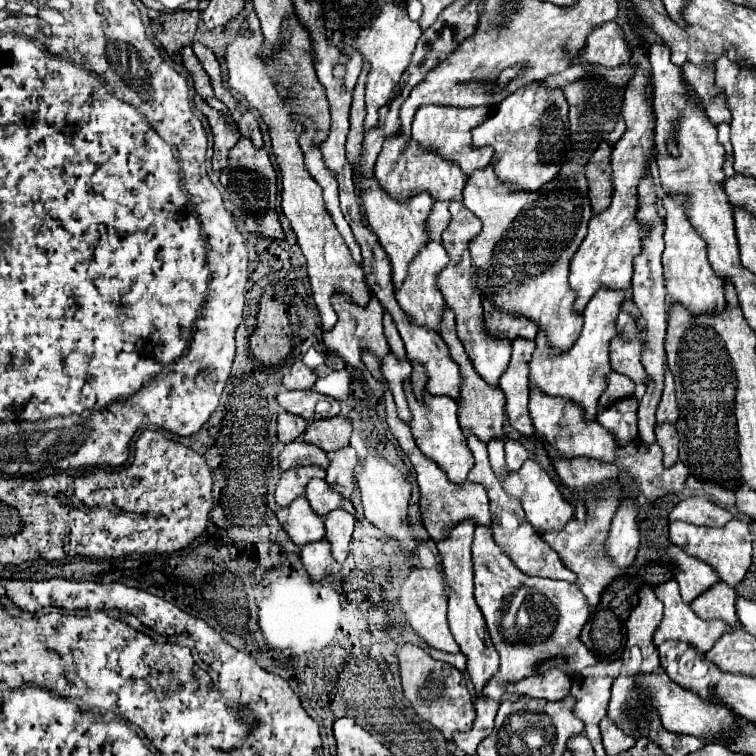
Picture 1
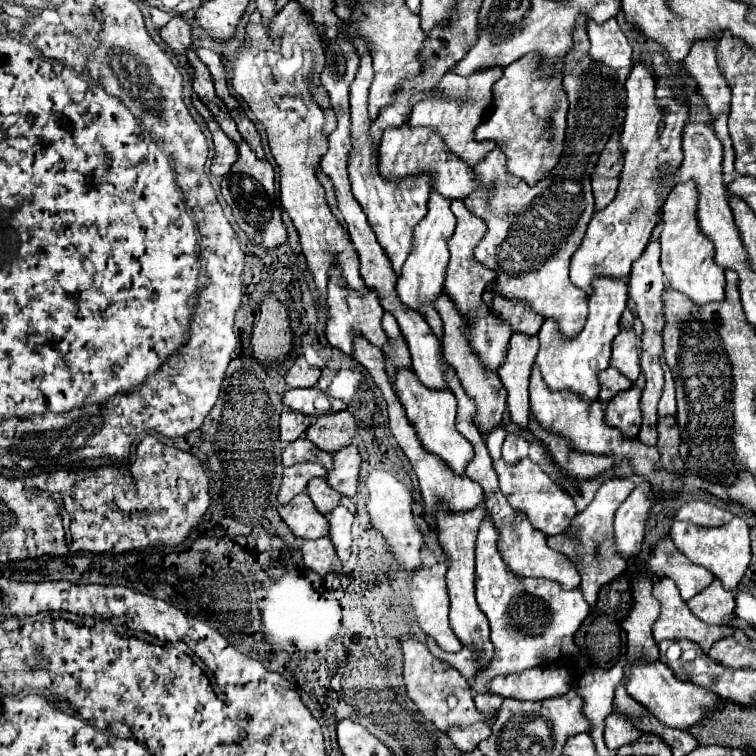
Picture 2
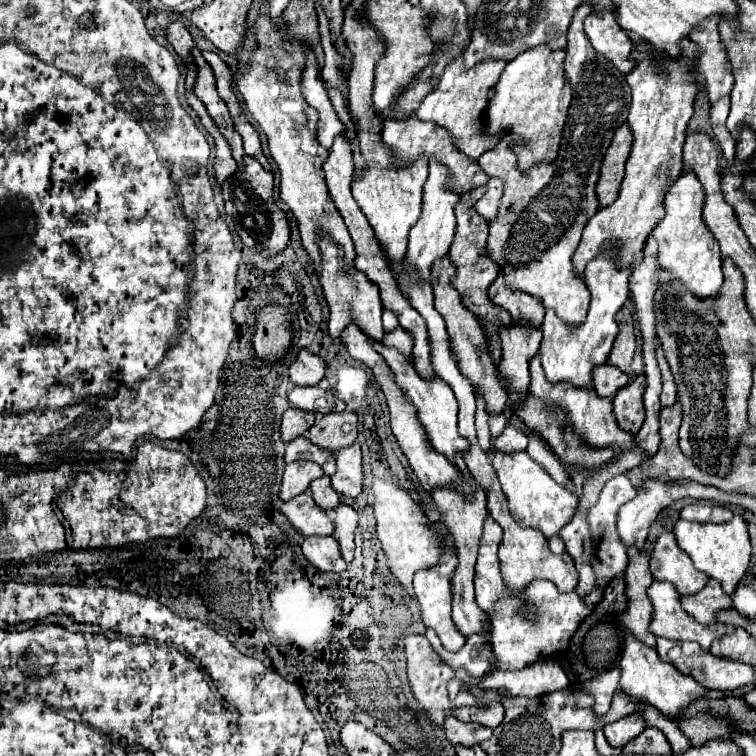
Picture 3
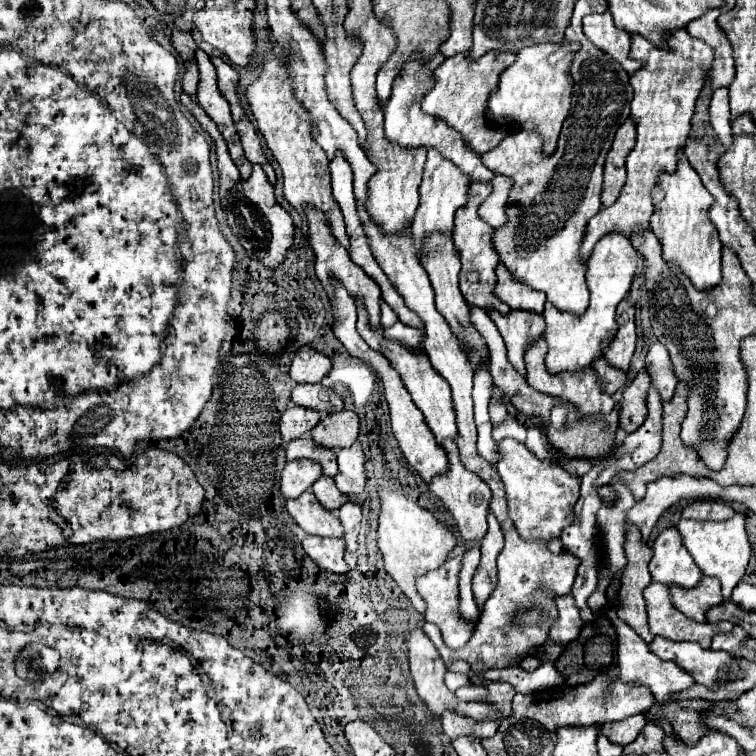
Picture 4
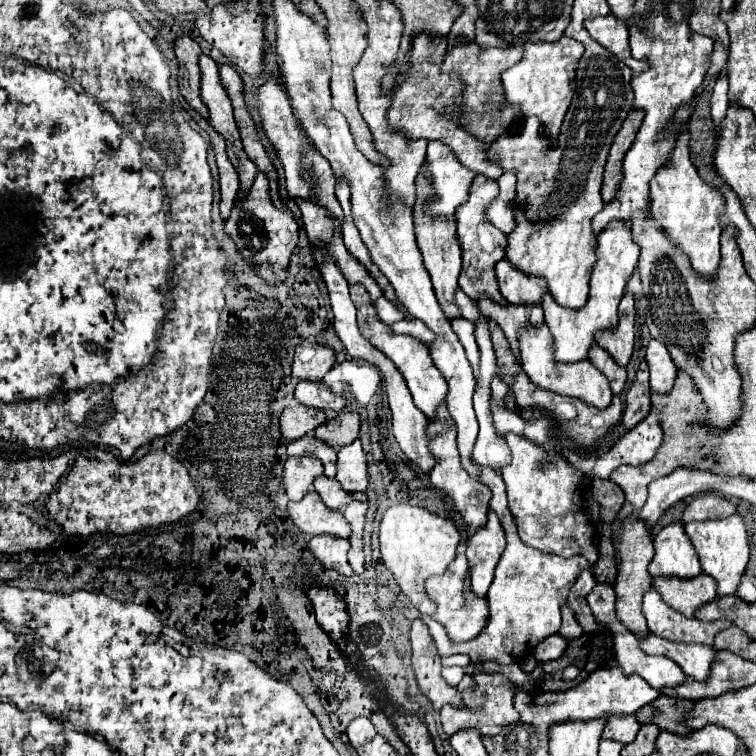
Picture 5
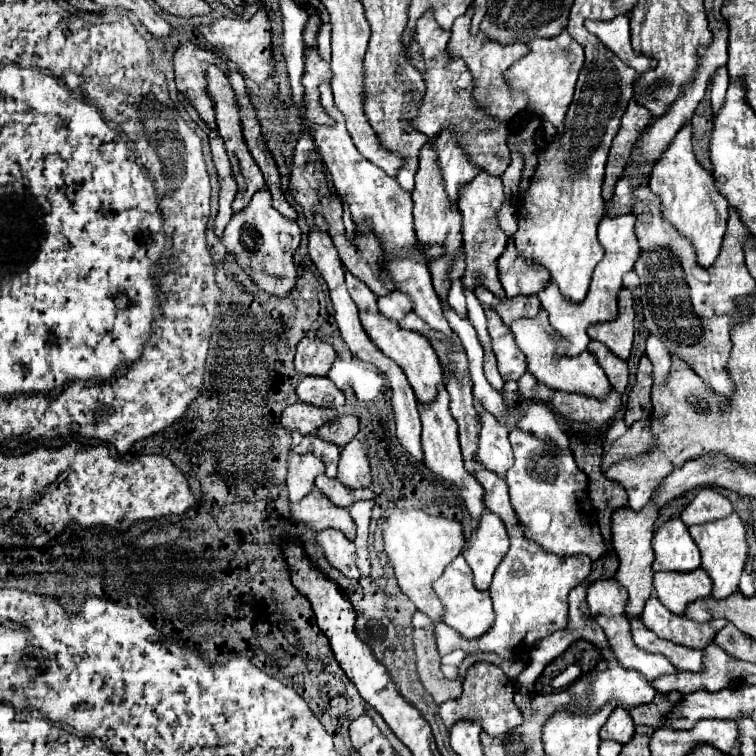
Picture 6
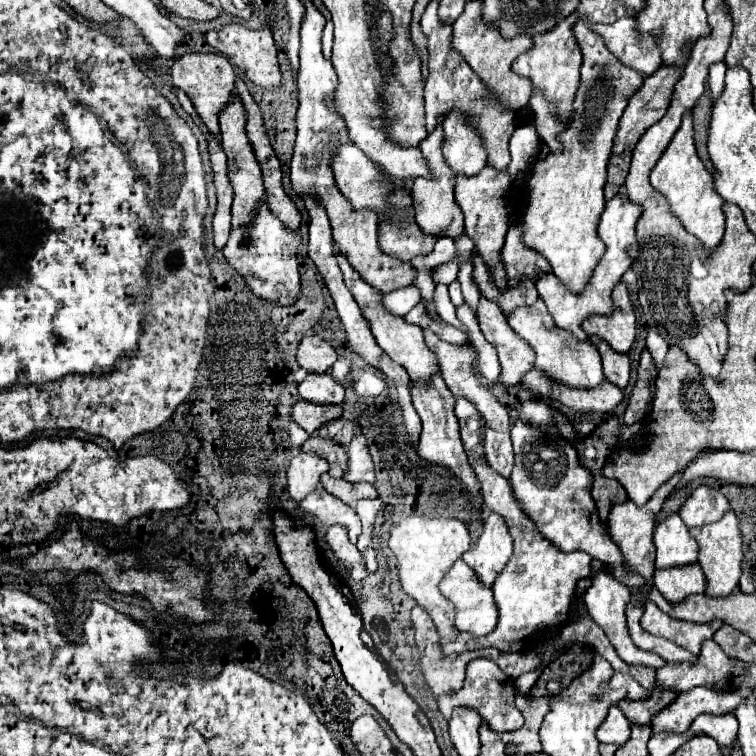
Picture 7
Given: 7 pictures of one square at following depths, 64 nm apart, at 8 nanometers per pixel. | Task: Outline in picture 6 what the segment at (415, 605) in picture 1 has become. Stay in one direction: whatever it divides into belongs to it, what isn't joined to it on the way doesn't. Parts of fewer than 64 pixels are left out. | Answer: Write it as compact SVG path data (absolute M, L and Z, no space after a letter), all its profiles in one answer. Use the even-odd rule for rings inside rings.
M458 556L454 562L450 562L450 566L444 570L444 574L436 580L434 584L436 594L440 596L446 612L444 612L444 622L458 630L464 638L478 638L482 634L488 632L488 628L492 628L494 624L494 610L492 610L492 598L488 590L476 590L474 586L474 578L472 578L472 570L468 568L466 560L462 556Z

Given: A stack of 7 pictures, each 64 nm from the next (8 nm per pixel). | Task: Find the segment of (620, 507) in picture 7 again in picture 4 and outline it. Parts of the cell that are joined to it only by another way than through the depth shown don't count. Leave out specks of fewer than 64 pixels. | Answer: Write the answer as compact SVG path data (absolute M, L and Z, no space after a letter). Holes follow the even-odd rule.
M630 526L626 530L624 552L628 564L620 576L620 590L618 590L618 618L624 620L644 642L652 642L652 634L648 630L646 606L642 598L642 590L650 584L648 562L652 558L652 548L642 540L640 530Z

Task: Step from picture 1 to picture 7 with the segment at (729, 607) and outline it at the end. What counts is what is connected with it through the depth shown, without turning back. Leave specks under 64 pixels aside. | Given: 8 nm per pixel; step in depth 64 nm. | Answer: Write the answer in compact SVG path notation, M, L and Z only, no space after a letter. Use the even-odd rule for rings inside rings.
M688 564L680 568L654 570L654 586L672 604L682 602L692 594L702 594L706 588L706 578L698 564Z

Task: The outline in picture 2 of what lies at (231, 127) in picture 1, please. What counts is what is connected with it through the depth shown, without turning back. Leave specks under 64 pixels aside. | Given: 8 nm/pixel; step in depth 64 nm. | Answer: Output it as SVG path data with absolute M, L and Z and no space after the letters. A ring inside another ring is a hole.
M198 96L192 98L192 104L194 104L194 108L200 112L200 116L204 118L204 122L206 122L210 134L212 134L212 140L214 140L214 150L216 150L216 154L214 154L210 172L212 172L214 176L226 176L226 174L230 172L232 164L234 164L236 158L238 158L238 156L236 156L238 148L236 148L236 144L232 144L232 140L228 140L228 136L222 134L222 130L220 130L220 126L216 124L212 112L206 108L206 104L202 104L202 102L198 100Z

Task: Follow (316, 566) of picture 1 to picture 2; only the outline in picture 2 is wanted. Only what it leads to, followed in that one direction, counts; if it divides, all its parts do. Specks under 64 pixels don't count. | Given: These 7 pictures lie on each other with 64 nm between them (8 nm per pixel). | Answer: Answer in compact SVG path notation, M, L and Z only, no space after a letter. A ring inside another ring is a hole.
M328 536L318 538L318 540L306 540L302 544L302 556L304 556L304 564L310 570L318 572L320 576L342 570L342 562L336 556L334 544L332 544L332 540Z

